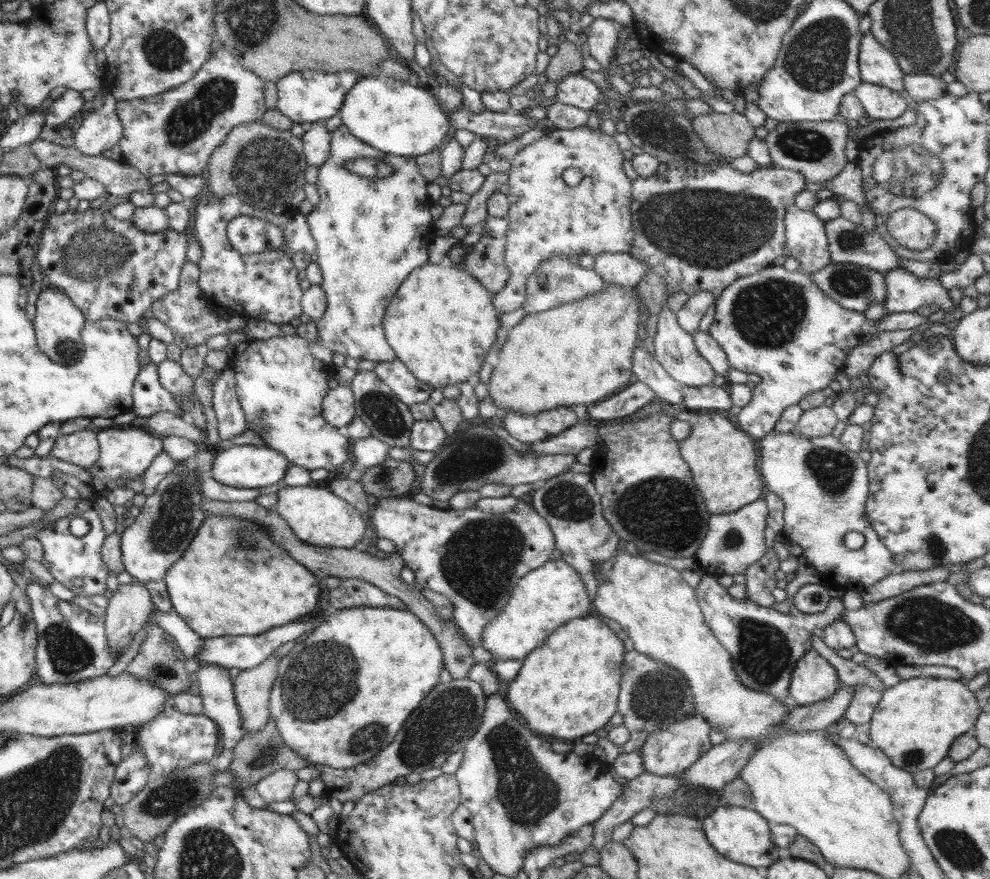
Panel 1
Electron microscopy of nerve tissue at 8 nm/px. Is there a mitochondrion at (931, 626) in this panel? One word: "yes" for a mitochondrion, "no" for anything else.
yes

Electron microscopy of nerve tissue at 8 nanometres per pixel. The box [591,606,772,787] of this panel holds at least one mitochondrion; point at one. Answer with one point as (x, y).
(654, 697)

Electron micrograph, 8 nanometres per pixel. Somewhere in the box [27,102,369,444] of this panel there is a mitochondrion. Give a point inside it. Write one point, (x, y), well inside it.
(264, 168)

